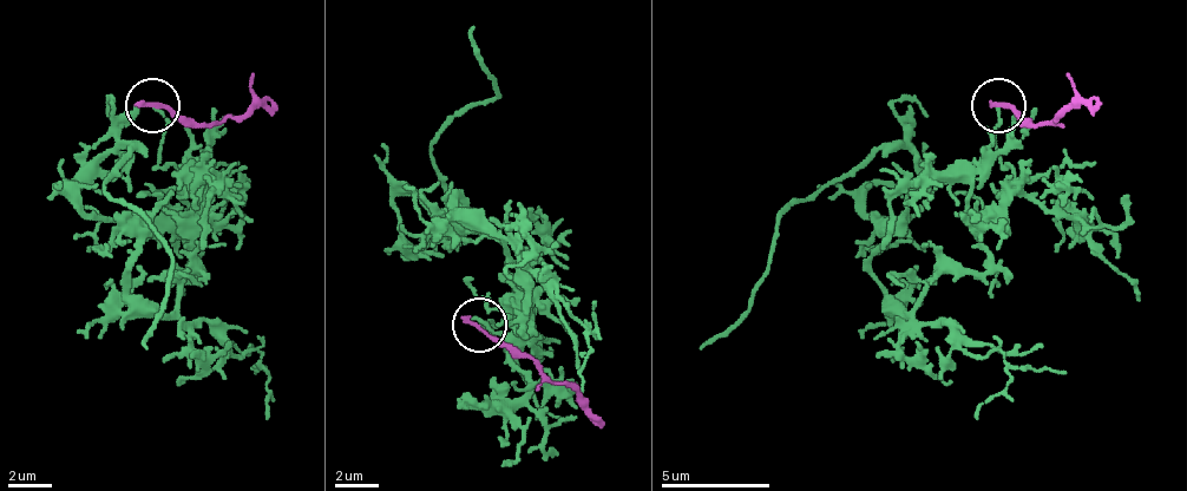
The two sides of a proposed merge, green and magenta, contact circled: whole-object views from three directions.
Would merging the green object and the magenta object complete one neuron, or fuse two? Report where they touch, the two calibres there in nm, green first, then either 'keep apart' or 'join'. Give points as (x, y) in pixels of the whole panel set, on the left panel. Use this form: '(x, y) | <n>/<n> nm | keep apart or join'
(152, 105) | 130/280 nm | keep apart

